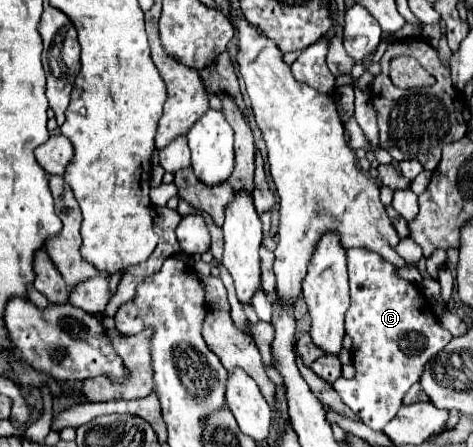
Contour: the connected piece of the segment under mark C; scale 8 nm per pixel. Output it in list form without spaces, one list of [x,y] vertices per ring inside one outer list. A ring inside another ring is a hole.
[[[349,248],[347,268],[351,305],[345,315],[345,332],[353,340],[353,366],[357,374],[352,379],[339,377],[332,387],[367,426],[383,430],[401,408],[407,390],[419,382],[423,366],[453,336],[441,328],[437,316],[427,316],[435,312],[421,290],[417,288],[415,292],[415,284],[403,280],[397,268],[389,266],[379,254]]]

